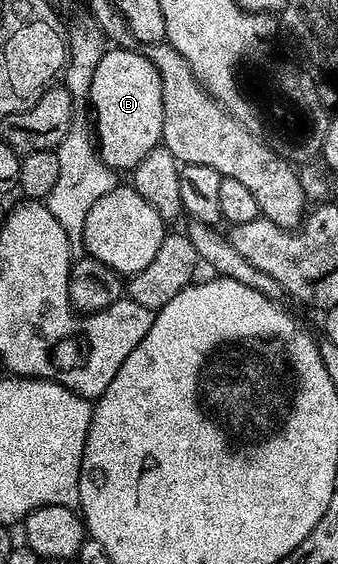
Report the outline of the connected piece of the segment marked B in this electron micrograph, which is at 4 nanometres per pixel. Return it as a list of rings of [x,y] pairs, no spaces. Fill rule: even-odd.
[[[118,46],[104,51],[97,70],[93,70],[90,100],[98,155],[109,168],[133,170],[149,150],[160,147],[163,139],[161,78],[154,62],[142,51]]]

